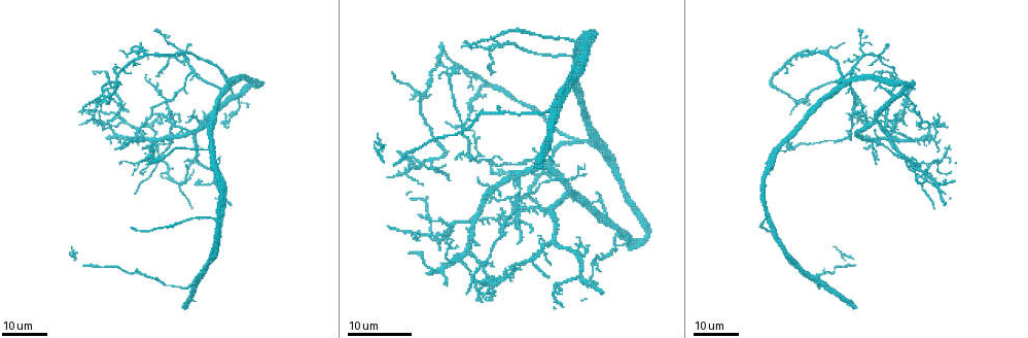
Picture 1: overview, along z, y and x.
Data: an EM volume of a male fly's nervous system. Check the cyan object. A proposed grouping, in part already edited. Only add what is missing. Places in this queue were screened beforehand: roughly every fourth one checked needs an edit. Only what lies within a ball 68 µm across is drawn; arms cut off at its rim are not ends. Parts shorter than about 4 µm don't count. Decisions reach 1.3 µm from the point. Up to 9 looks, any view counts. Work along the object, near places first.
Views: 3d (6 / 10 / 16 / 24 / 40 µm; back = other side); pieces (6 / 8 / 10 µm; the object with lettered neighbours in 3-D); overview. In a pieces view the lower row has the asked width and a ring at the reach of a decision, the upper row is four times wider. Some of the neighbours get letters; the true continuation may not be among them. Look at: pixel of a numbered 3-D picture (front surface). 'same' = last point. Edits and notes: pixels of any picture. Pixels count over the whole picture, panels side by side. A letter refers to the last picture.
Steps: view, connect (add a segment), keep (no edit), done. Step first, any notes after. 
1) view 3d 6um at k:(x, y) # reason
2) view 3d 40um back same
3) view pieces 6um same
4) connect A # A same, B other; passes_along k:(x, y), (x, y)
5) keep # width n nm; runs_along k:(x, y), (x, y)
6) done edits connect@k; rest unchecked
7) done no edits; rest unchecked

view 3d 16um at 1:(400, 153) # end of a long branch

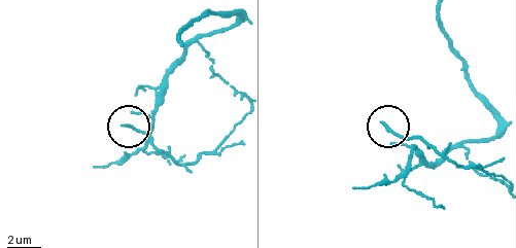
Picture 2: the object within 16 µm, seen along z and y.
view pieces 6um at 2:(124, 127) # see the neighbours

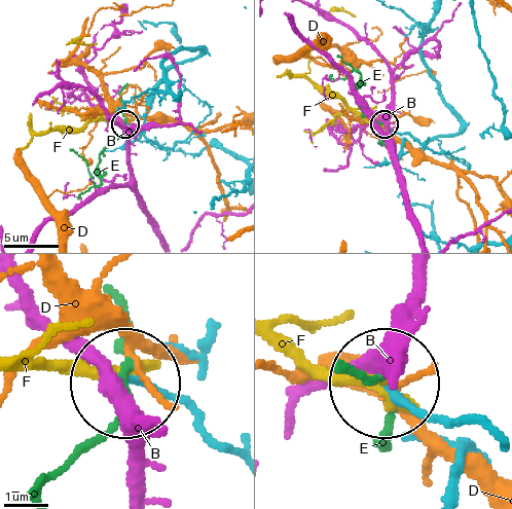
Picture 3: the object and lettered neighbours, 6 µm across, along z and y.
keep # B other, D other, E other, F other; runs_along 3:(233, 451), (168, 396), (128, 382); none of them fits

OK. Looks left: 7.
view 3d 16um at 1:(463, 45) # thin end

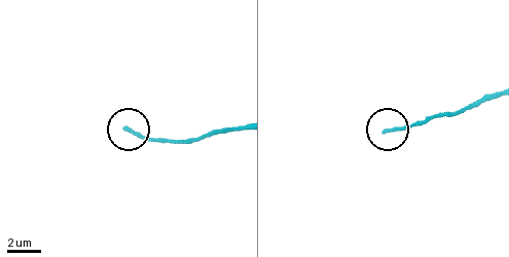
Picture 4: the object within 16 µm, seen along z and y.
view pieces 10um at 4:(387, 132) # what lies round it

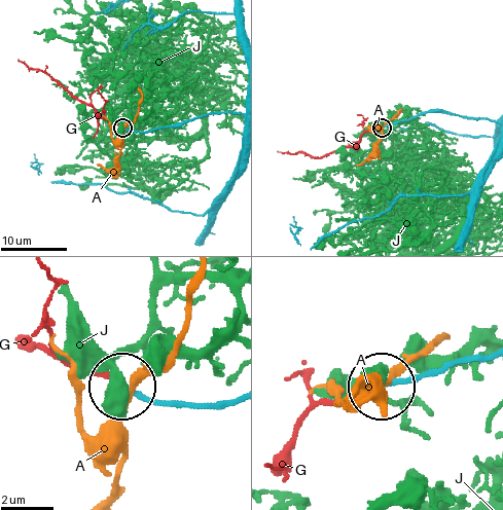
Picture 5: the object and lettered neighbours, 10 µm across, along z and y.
connect G # A other, G same, J other; the neuron continues

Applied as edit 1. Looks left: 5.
view overview

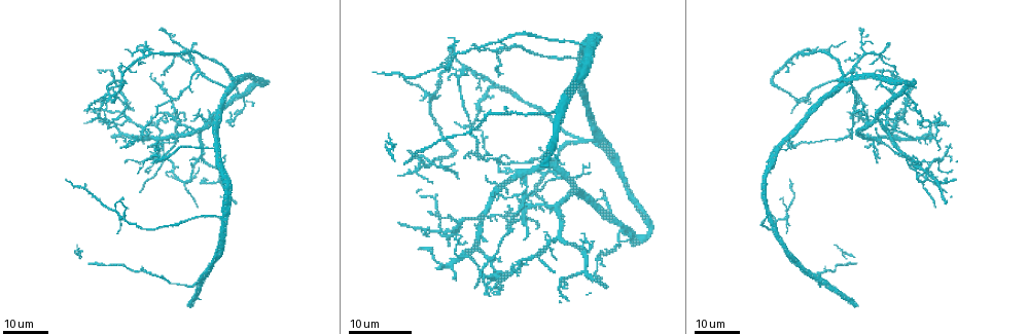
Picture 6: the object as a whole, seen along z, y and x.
view 3d 16um at 6:(67, 181) # thin end

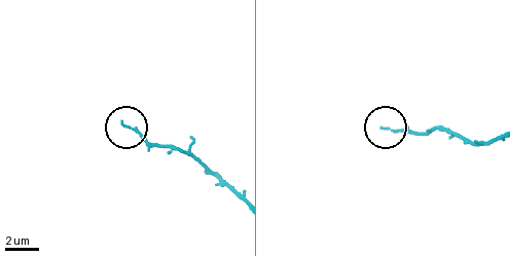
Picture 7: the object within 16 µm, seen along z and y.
view pieces 8um at 7:(121, 122)

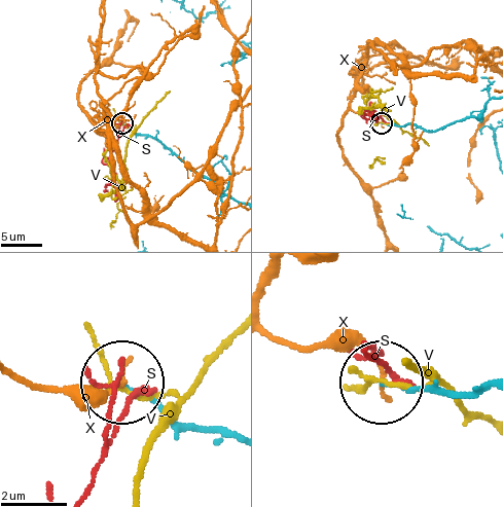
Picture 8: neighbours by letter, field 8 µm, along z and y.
keep # S other, V other, X other; runs_along 8:(488, 391), (382, 383); no lettered segment goes on from it

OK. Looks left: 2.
view 3d 16um at 6:(602, 191) # branch stops here

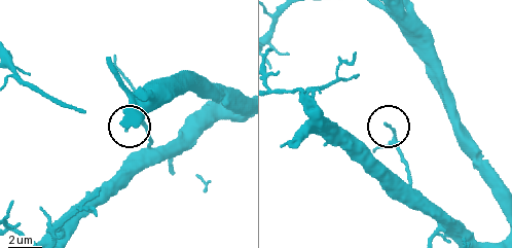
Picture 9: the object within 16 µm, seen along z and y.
view pieces 8um at 9:(385, 123)

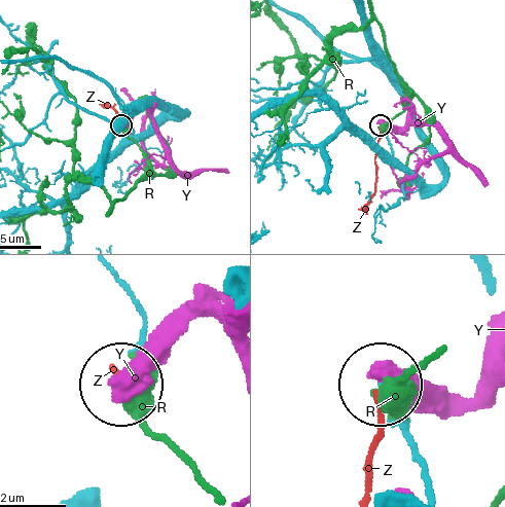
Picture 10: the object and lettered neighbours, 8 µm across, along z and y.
keep # R other, Y other, Z other; runs_along 10:(427, 496), (427, 471), (404, 412), (380, 388); no lettered segment goes on from it

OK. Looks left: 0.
done edits connect@5; rest unchecked

